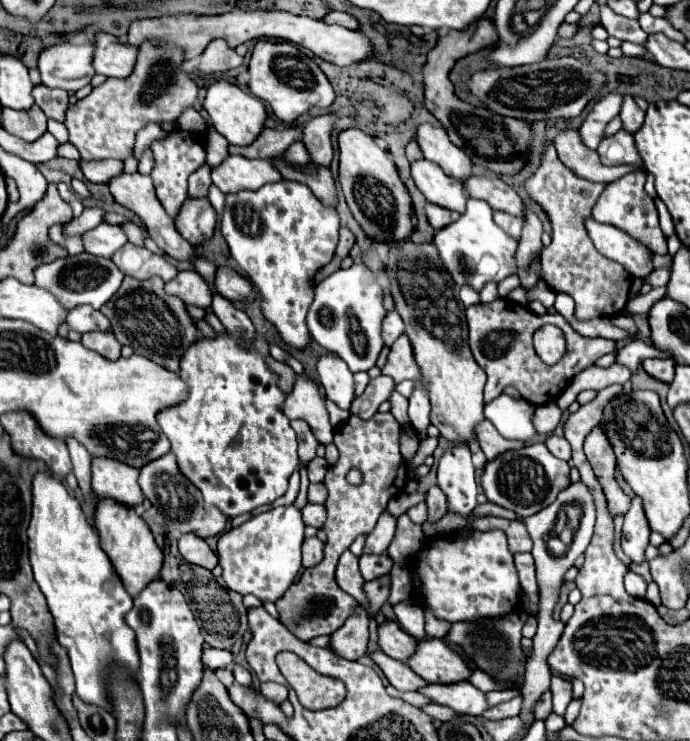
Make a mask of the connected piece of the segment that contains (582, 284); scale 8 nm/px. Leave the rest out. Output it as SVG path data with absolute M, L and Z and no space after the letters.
M547 145L543 163L535 171L535 175L527 179L525 189L547 211L551 225L553 225L553 241L541 253L543 281L551 287L554 293L565 292L575 299L575 317L581 321L619 315L627 305L633 277L619 263L603 257L595 249L583 225L583 221L591 217L591 209L595 201L599 199L599 193L603 193L605 185L591 183L591 181L579 179L577 175L573 175L559 161L555 147Z

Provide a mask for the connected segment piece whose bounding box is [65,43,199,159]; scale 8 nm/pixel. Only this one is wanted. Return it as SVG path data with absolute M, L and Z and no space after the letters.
M143 43L139 47L139 57L137 65L131 77L127 79L107 79L103 85L95 87L91 95L85 99L77 101L75 105L69 105L67 117L65 117L65 127L69 129L69 141L79 149L83 159L125 159L133 145L135 145L135 135L141 127L147 123L175 123L177 117L183 113L183 109L191 107L197 99L197 85L183 73L181 69L183 63L183 51L175 49L173 45L163 45L163 47L153 47Z

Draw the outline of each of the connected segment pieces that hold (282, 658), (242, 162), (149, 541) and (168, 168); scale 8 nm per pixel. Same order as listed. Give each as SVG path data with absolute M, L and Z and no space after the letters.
M279 653L277 665L288 685L299 697L299 703L307 709L335 707L347 695L344 683L333 677L319 675L295 653Z
M233 155L211 171L211 179L223 193L237 193L243 189L257 191L265 183L281 181L283 177L271 161L245 159L241 155Z
M97 501L93 523L101 537L101 549L115 565L115 571L121 577L129 595L137 597L145 589L145 585L159 575L163 563L163 553L155 545L155 539L147 523L135 513L135 509L127 509L127 505L119 505L119 501Z
M173 129L171 133L167 133L165 139L159 139L151 145L153 157L155 157L155 167L151 171L155 189L157 189L157 197L163 203L165 211L171 217L177 217L183 201L187 199L187 177L197 171L203 163L205 163L205 139L203 135L191 133L191 131L183 131L183 129Z

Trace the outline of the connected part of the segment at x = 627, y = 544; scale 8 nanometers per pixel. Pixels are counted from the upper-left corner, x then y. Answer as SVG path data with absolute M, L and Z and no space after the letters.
M639 497L631 499L631 509L625 513L623 521L623 551L633 563L643 563L645 561L645 549L649 545L649 523L641 505Z

